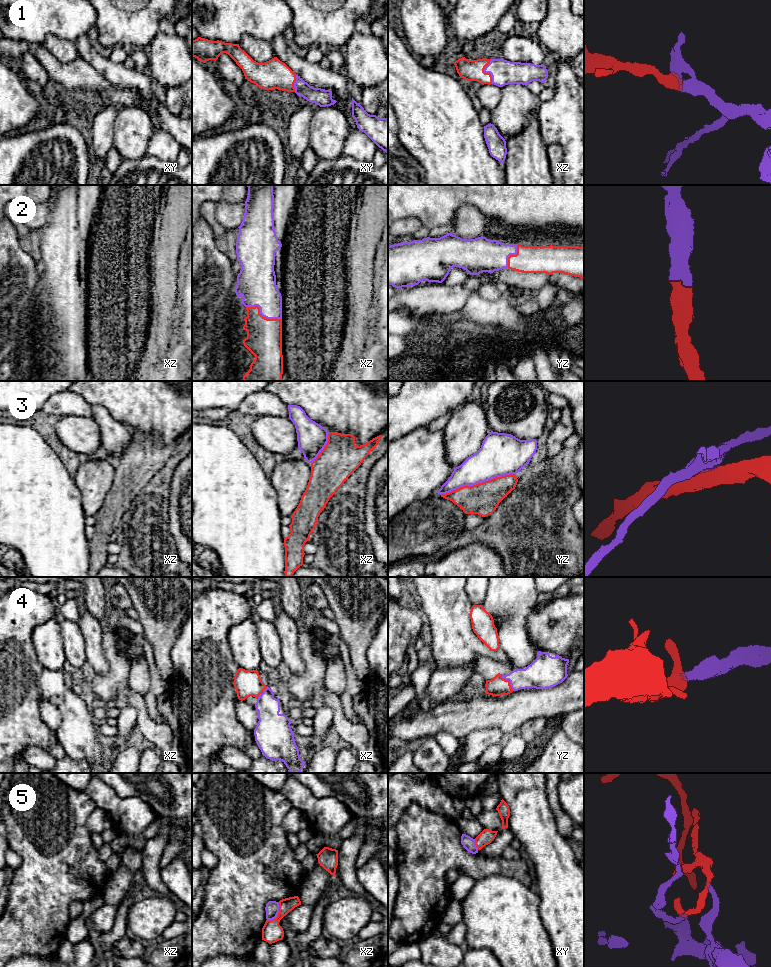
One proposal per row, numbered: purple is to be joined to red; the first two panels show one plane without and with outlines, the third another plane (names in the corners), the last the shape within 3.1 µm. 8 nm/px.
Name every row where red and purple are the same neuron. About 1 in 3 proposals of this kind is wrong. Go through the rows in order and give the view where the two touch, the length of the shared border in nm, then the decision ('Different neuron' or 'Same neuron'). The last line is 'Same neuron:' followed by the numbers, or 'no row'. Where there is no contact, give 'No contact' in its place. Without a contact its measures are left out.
1: Touches red in xz. Shared border 200 nm. Same neuron
2: Touches red in xz. Shared border 300 nm. Same neuron
3: Touches red in yz. Shared border 600 nm. Different neuron
4: Touches red in yz. Shared border 170 nm. Same neuron
5: Touches red in xz. Shared border 180 nm. Different neuron
Same neuron: 1, 2, 4

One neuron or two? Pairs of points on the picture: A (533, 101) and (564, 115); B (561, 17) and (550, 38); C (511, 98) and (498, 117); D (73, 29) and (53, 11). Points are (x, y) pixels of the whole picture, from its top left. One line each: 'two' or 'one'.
A: two
B: one
C: one
D: one

